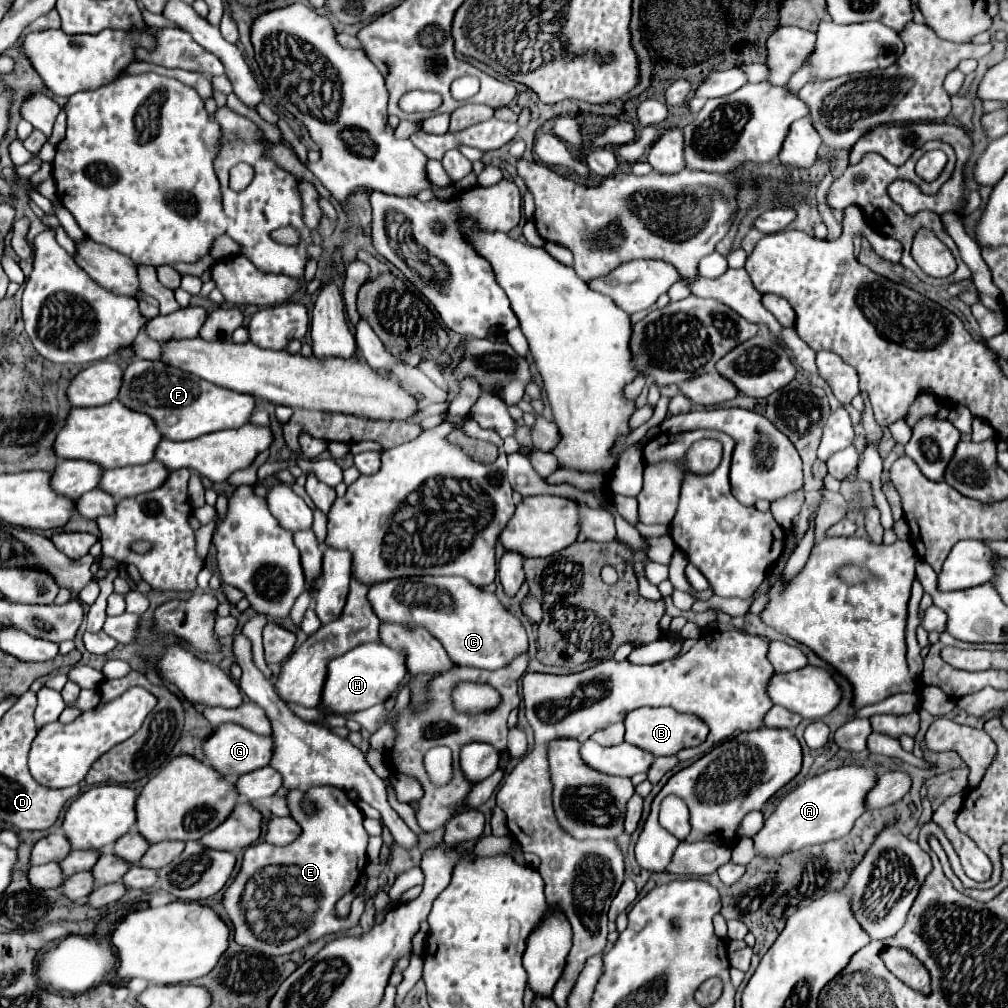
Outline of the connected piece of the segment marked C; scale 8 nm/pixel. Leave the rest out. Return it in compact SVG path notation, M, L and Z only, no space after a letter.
M396 578L372 586L368 600L382 624L400 624L408 630L426 628L458 666L498 670L528 650L522 622L500 604L494 592L476 588L466 578Z

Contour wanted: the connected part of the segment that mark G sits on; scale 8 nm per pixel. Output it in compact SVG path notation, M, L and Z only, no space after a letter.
M226 722L222 726L218 726L218 730L214 730L214 734L202 744L202 752L210 764L210 768L214 768L218 774L222 774L228 780L236 780L238 776L264 768L270 762L272 756L272 738L270 736L260 736L254 734L250 730L246 730L240 724L234 722Z

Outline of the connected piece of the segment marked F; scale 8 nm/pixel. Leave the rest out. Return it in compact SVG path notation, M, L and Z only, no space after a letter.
M132 360L124 370L122 388L118 400L130 410L148 414L158 432L168 440L194 440L202 434L210 434L226 428L240 428L248 422L254 410L254 396L234 392L212 382L206 382L190 372L174 368L158 360Z

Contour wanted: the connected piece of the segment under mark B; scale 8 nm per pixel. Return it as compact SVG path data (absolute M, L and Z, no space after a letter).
M638 708L626 716L626 742L648 750L654 756L672 756L682 748L698 746L706 738L708 730L704 722L694 718L694 714L678 714L670 708Z

